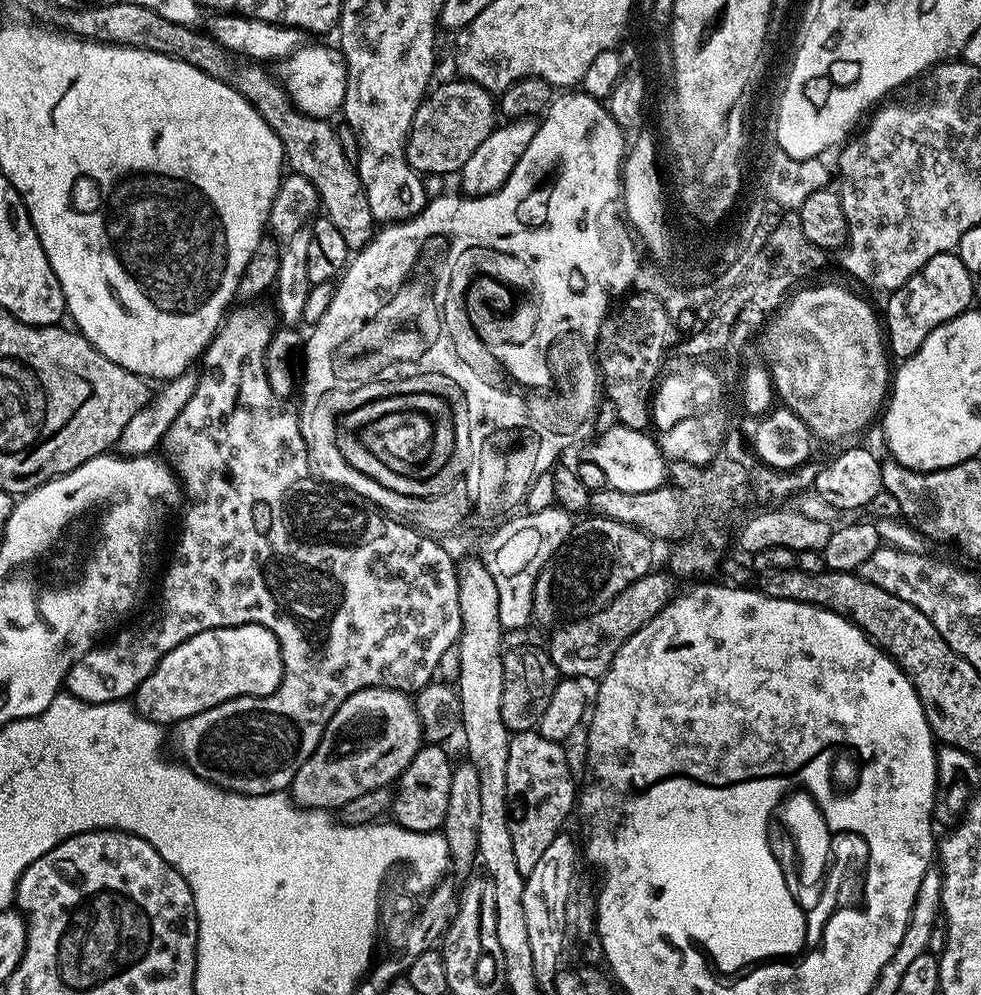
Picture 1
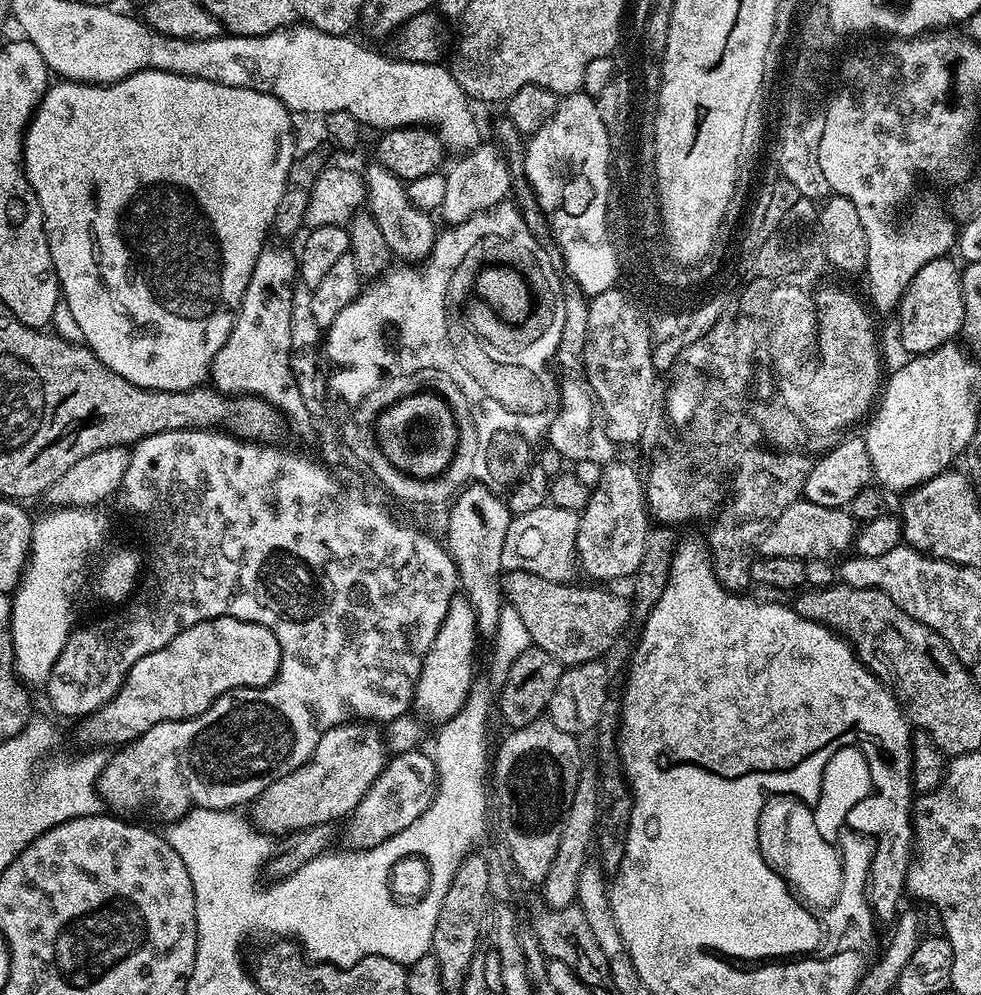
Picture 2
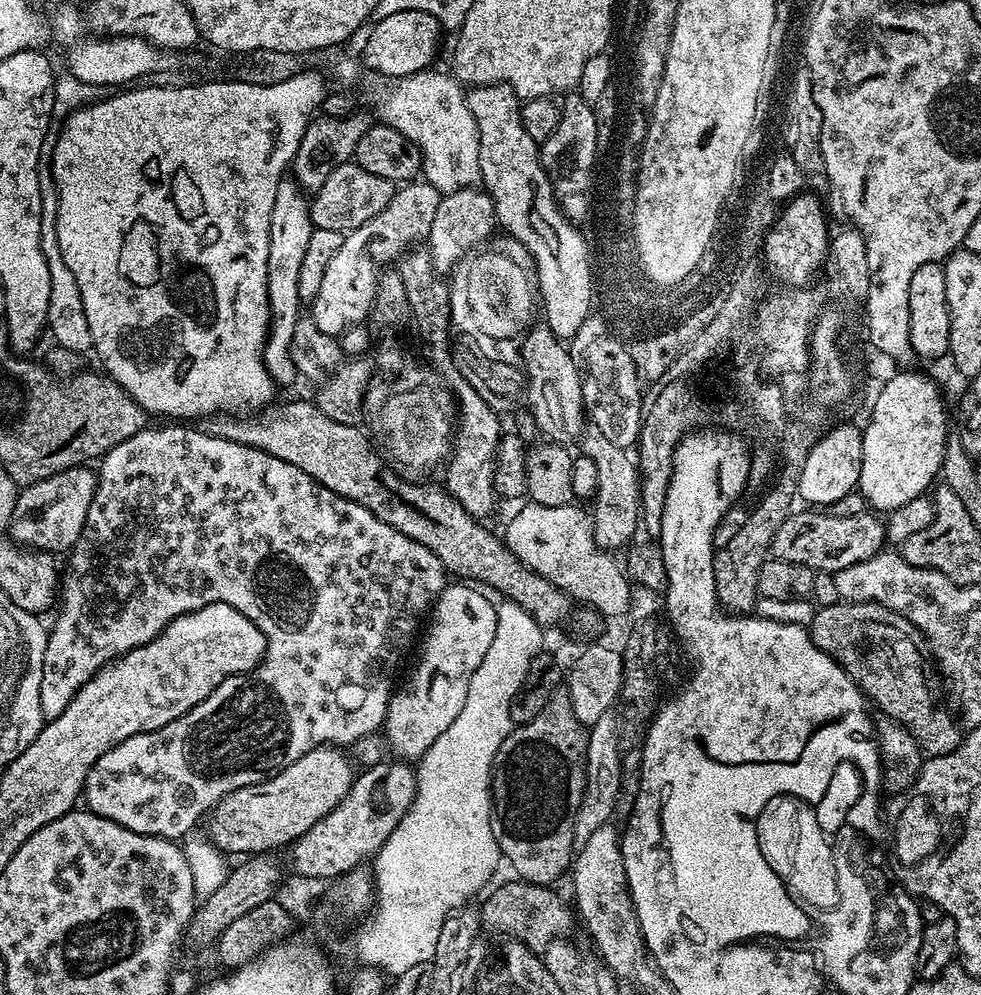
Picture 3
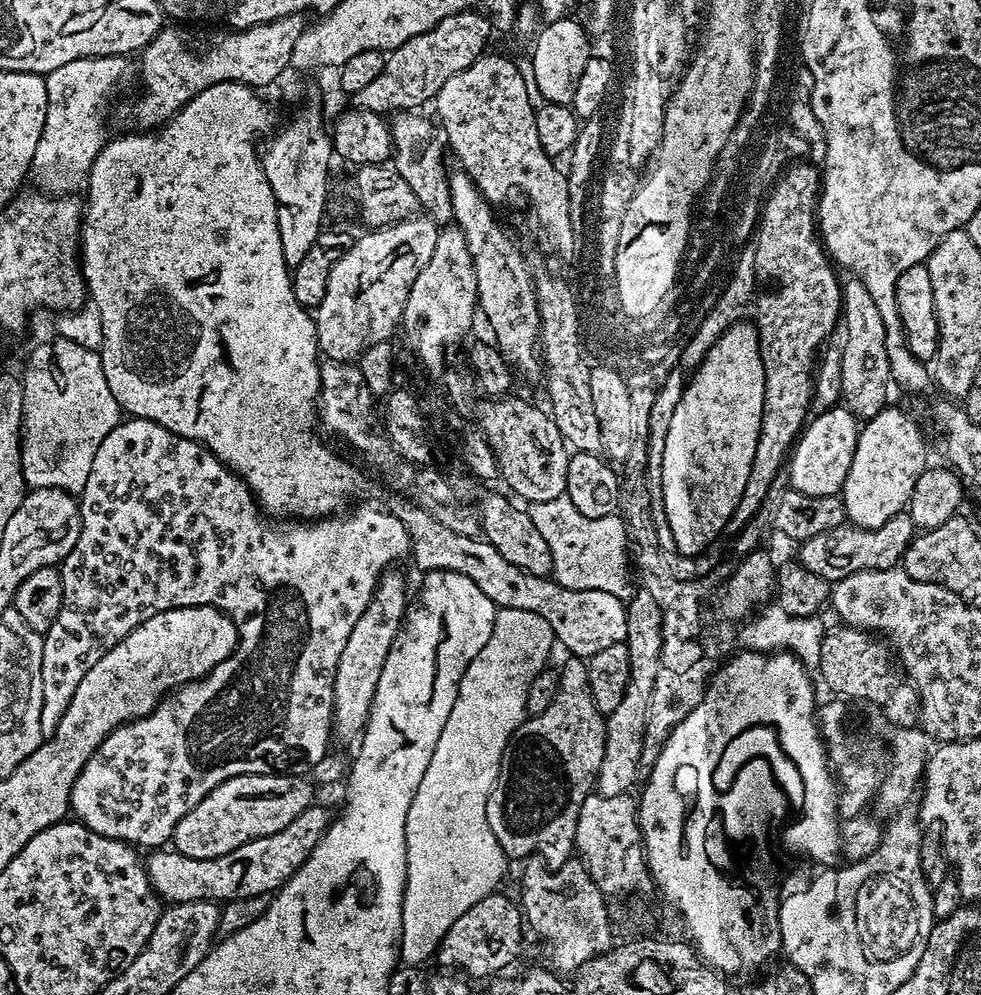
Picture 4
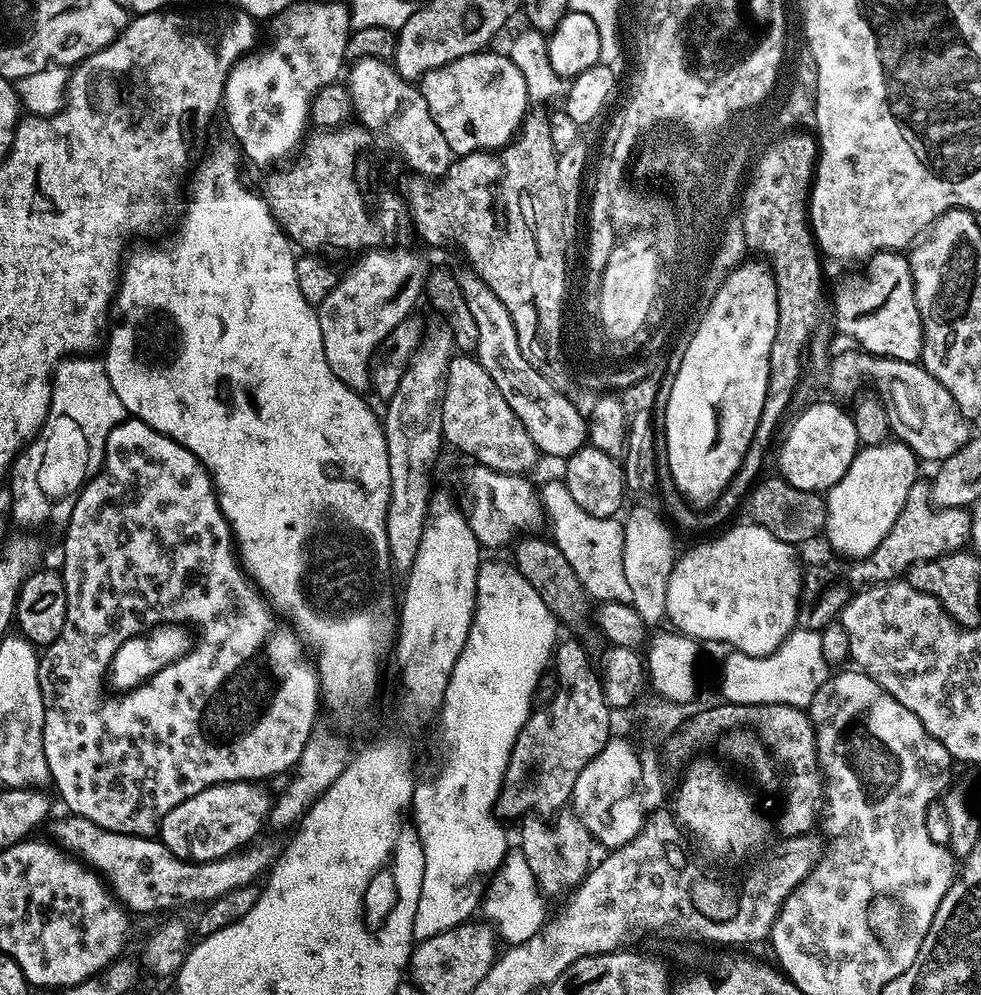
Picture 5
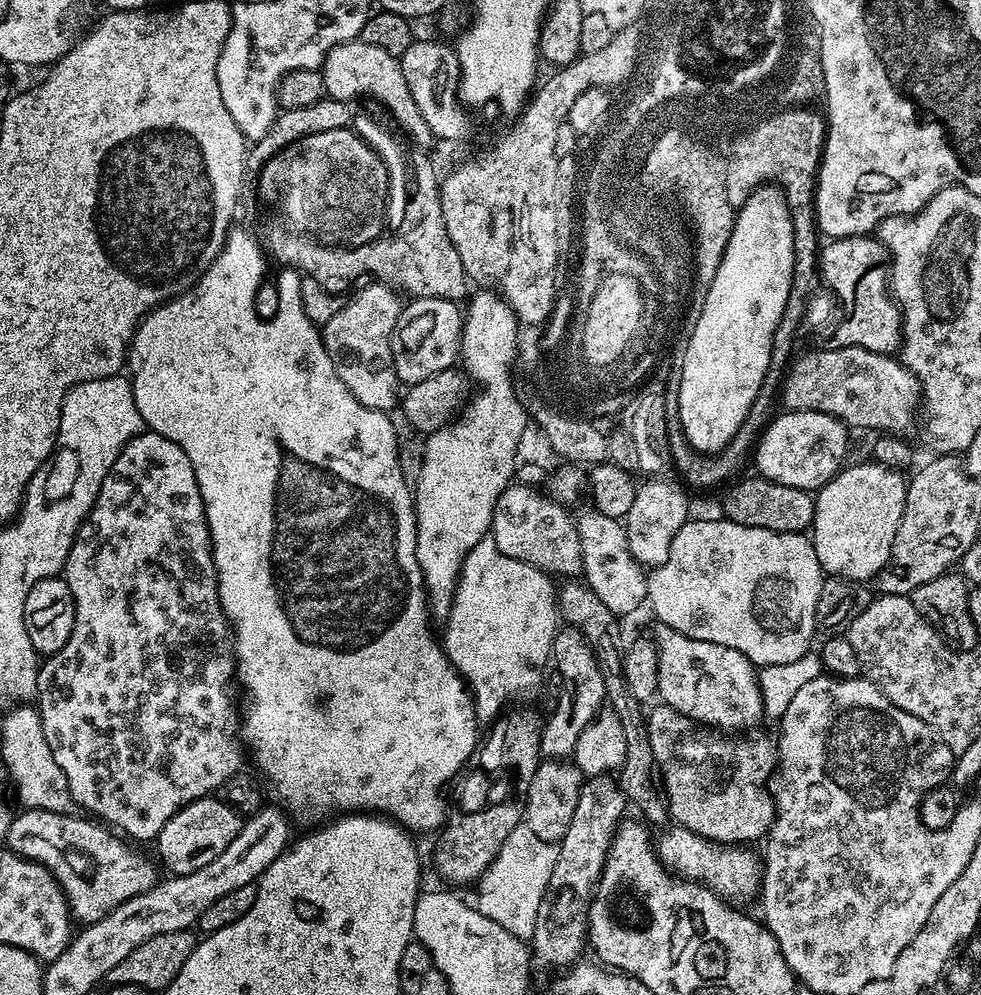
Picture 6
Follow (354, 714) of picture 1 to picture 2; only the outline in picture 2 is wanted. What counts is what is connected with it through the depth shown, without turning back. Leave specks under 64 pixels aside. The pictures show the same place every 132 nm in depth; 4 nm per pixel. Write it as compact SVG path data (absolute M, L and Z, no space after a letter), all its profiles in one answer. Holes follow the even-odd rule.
M349 722L334 726L322 734L307 762L278 778L278 782L266 786L266 790L251 801L250 819L261 832L272 838L283 838L289 832L306 830L310 826L336 824L348 817L358 802L362 802L366 790L370 790L385 763L385 741L375 723Z

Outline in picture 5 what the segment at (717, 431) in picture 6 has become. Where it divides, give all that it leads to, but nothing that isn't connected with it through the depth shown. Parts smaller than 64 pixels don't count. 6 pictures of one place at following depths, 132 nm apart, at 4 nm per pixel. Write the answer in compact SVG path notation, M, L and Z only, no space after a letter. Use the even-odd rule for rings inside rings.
M749 259L743 262L729 274L727 280L722 284L713 302L709 304L701 324L697 326L696 332L683 345L684 351L679 355L682 360L681 369L675 375L674 386L671 387L670 400L666 403L665 424L662 433L662 441L666 444L666 454L669 460L669 470L673 478L673 486L693 509L704 510L716 501L726 490L728 484L735 478L735 472L742 466L746 458L746 450L754 438L754 430L758 426L758 418L762 418L762 406L766 402L766 390L770 378L770 346L774 346L774 334L778 330L778 290L772 277L772 270L767 263L759 259Z

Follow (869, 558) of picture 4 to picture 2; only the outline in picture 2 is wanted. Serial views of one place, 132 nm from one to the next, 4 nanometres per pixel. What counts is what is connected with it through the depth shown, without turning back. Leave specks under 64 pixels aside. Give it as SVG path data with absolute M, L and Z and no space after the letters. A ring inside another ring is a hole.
M797 498L765 530L759 539L758 552L761 556L785 556L803 561L822 559L832 562L835 561L835 556L843 557L853 547L857 531L857 522L844 508L818 506L809 500Z

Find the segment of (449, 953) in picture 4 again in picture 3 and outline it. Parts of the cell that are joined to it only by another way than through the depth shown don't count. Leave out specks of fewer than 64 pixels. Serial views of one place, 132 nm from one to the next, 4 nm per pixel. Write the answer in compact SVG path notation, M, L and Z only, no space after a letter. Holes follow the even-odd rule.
M512 878L509 884L500 884L492 893L483 897L484 908L480 922L485 933L501 932L523 943L524 947L537 954L547 950L555 940L567 937L574 924L574 912L558 893L547 884L530 884L527 880Z

